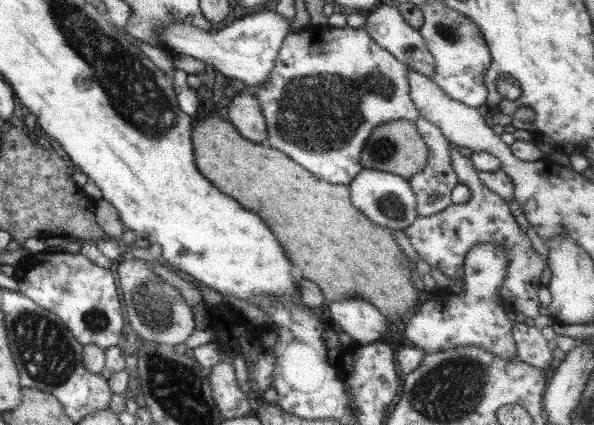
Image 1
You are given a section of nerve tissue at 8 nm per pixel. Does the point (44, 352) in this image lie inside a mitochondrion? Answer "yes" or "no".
yes

